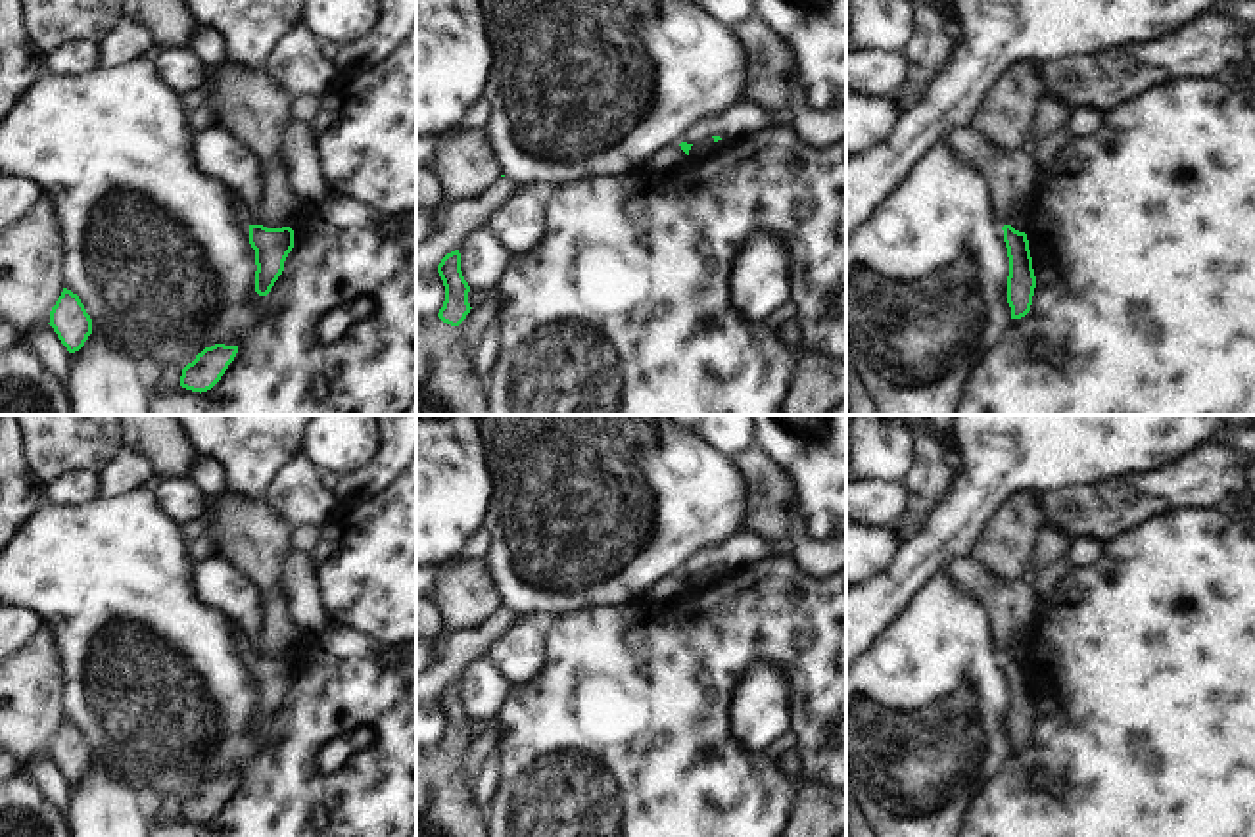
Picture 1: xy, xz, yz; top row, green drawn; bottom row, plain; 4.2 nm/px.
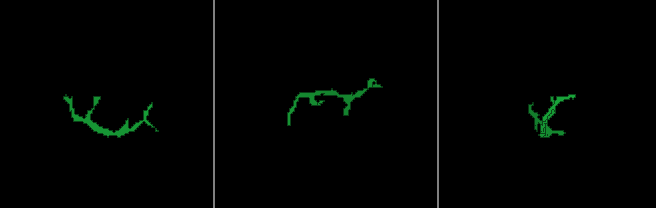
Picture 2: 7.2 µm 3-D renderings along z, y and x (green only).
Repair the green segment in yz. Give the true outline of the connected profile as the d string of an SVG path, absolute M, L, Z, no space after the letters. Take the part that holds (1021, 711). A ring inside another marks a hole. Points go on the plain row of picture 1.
M1004 655L1002 660L1009 687L1007 733L1011 749L1021 749L1030 741L1036 718L1032 687L1025 662L1015 660L1011 655Z

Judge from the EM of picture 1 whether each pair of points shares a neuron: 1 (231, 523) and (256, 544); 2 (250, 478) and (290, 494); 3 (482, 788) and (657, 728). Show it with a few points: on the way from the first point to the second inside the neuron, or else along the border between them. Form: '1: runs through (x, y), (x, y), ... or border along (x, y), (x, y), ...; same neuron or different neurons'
1: runs through (236, 525), (250, 538); same neuron
2: border along (298, 452), (271, 478), (261, 496); different neurons
3: border along (496, 751), (496, 791), (482, 807); different neurons

